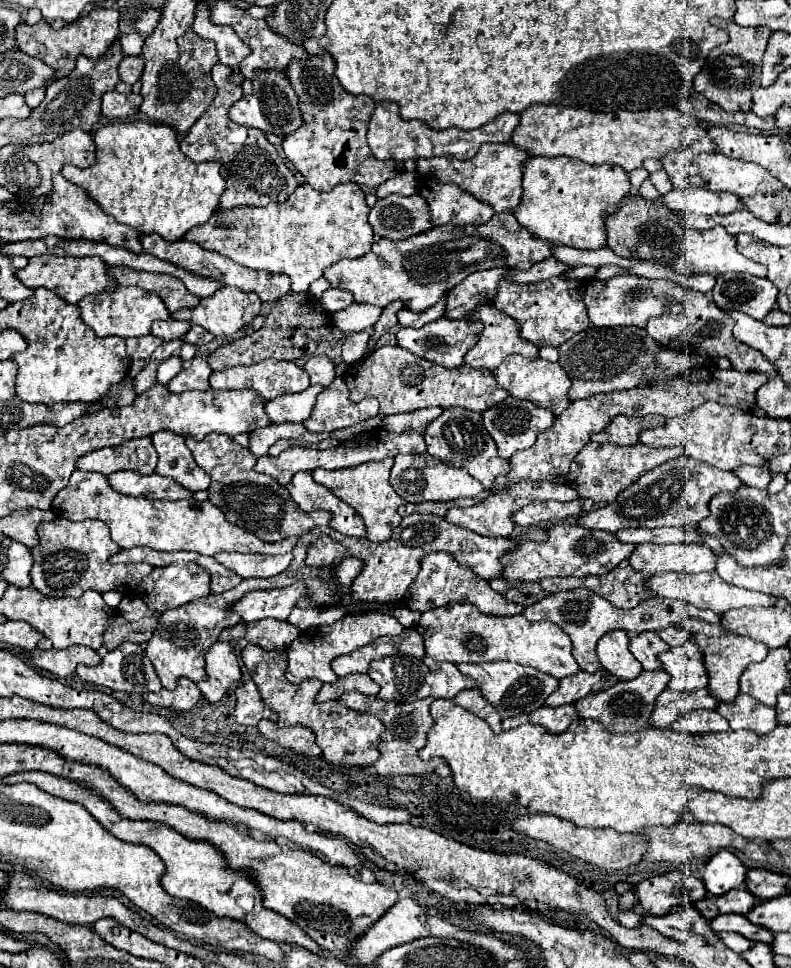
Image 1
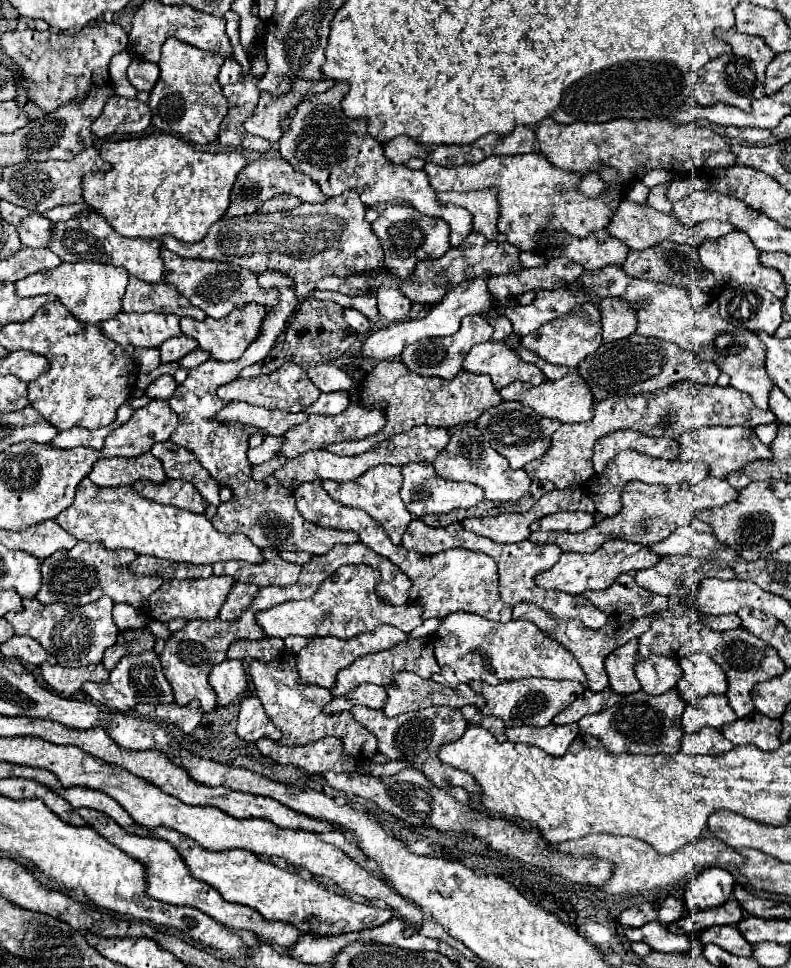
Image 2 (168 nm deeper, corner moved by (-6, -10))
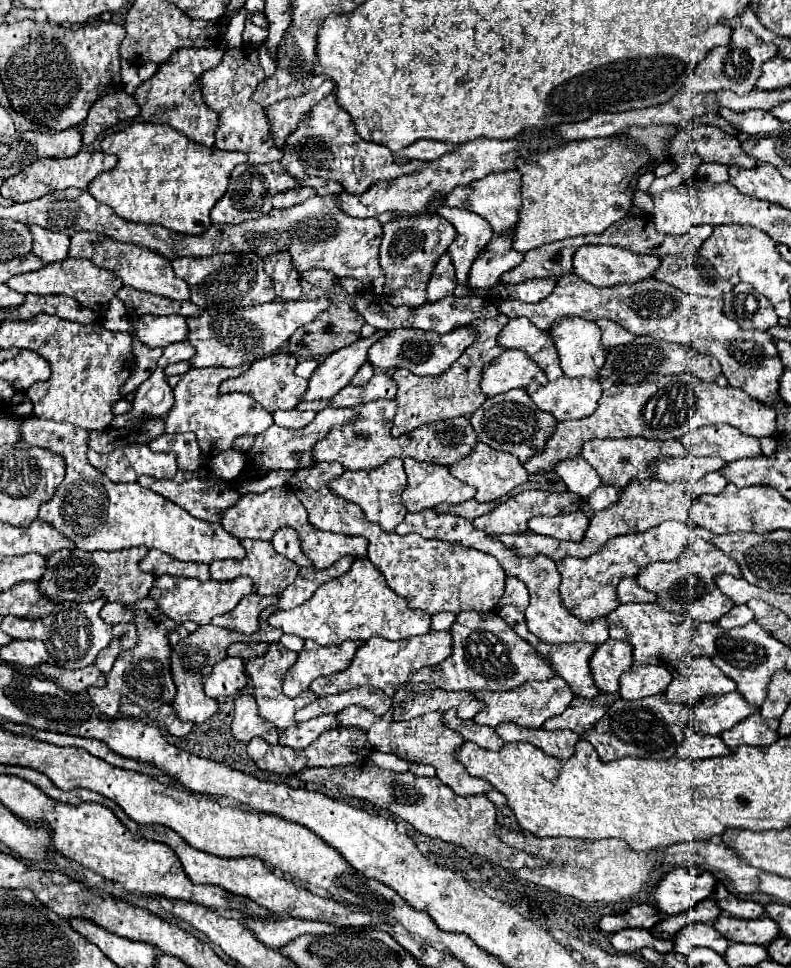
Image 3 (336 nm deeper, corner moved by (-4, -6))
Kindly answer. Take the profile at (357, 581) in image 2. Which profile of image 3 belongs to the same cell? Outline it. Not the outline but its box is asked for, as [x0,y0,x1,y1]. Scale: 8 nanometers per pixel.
[269,559,431,645]

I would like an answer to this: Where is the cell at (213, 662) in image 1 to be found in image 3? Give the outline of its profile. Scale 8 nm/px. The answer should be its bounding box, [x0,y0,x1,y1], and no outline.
[203,657,247,701]

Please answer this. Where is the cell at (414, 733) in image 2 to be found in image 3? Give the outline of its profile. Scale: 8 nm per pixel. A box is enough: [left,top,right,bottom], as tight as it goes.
[337,705,493,795]

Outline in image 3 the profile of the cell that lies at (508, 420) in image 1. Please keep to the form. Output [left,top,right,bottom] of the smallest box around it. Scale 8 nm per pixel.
[471,389,555,463]

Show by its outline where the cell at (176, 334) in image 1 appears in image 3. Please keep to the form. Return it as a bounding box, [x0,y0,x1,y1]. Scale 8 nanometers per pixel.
[159,341,195,367]

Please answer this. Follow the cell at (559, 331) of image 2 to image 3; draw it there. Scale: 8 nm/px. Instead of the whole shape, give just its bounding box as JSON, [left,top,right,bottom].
[551,317,605,379]

